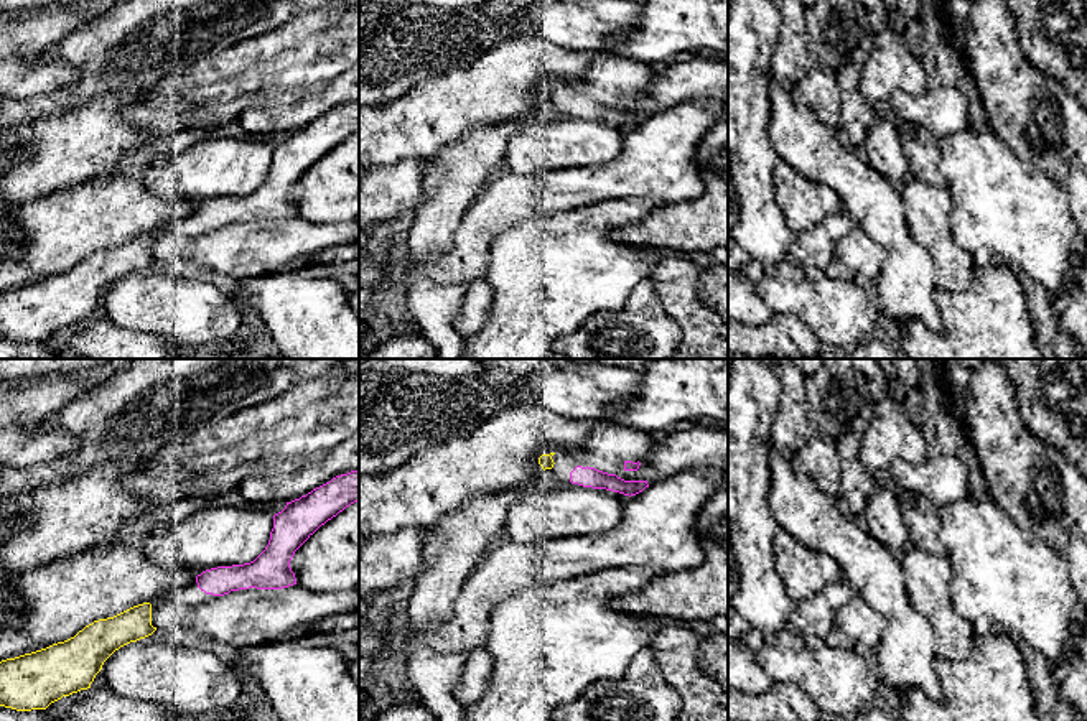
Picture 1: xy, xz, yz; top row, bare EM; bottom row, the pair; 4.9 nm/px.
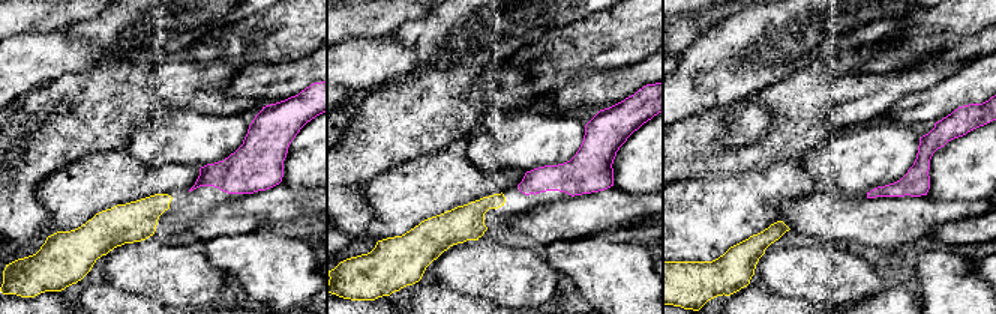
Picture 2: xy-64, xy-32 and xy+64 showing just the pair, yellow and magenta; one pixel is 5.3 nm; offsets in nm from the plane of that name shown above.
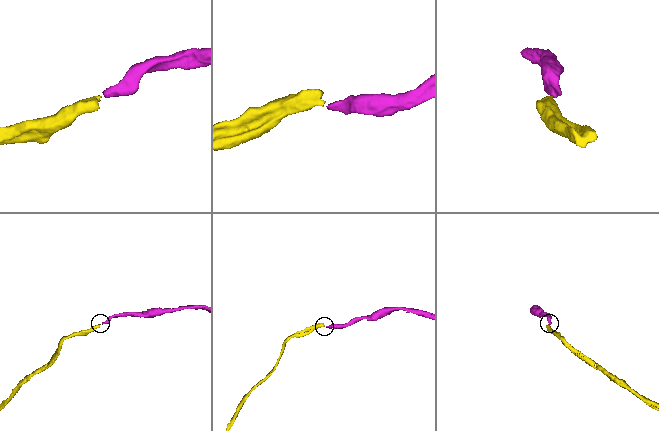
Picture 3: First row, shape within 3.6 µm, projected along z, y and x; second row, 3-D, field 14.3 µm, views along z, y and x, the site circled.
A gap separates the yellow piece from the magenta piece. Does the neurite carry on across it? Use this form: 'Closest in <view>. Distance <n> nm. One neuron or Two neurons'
Closest in xz. Distance 90 nm. One neuron

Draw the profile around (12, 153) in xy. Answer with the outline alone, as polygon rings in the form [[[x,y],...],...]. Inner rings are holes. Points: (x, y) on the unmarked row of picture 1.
[[[23,142],[12,145],[0,153],[0,179],[7,171],[10,171],[12,165],[23,155],[25,155]]]

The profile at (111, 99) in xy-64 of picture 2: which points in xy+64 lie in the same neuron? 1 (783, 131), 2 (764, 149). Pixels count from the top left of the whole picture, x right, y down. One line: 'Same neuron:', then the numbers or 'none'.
Same neuron: none

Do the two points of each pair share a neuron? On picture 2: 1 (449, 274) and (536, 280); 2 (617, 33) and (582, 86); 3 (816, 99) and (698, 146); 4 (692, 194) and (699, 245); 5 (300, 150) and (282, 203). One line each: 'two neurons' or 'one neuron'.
1: one neuron
2: two neurons
3: one neuron
4: one neuron
5: two neurons

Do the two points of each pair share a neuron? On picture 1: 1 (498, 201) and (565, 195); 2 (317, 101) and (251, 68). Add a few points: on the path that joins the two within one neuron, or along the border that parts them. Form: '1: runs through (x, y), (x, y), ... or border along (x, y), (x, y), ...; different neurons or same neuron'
1: runs through (514, 198), (549, 195); same neuron
2: border along (331, 79), (256, 99); different neurons

